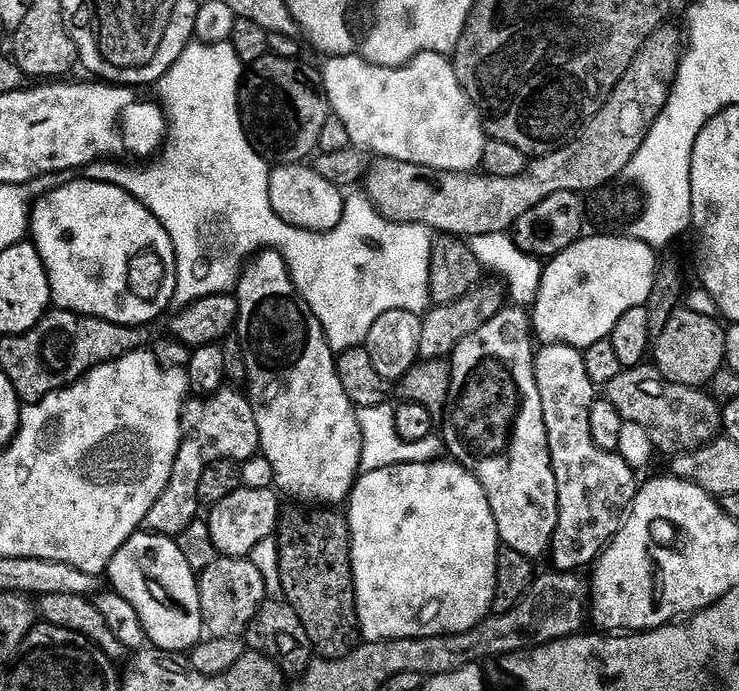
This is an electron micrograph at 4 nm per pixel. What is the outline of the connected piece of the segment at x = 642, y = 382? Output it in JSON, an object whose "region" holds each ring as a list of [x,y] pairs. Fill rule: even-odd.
{"region":[[[628,366],[625,367],[619,374],[611,380],[608,385],[606,385],[606,399],[612,403],[614,410],[620,415],[621,421],[627,422],[629,424],[637,424],[642,426],[646,431],[648,431],[648,436],[652,440],[652,447],[657,453],[660,452],[676,452],[672,454],[683,454],[685,452],[690,452],[698,448],[703,448],[705,444],[711,444],[713,440],[717,439],[718,433],[721,431],[721,405],[715,404],[710,397],[707,396],[707,391],[701,390],[699,388],[691,388],[690,386],[682,386],[681,384],[675,384],[669,380],[661,378],[655,371],[640,368],[644,366]]]}

